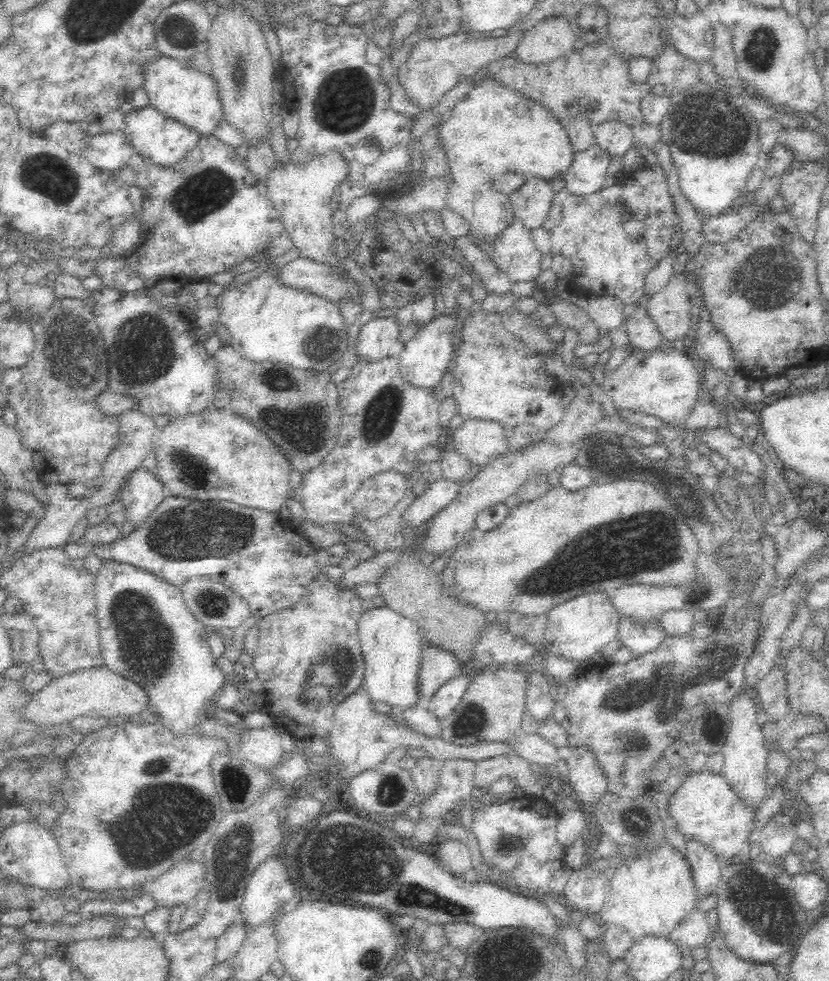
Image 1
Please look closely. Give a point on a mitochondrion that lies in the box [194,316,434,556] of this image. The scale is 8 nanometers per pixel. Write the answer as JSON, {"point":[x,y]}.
{"point":[302,422]}

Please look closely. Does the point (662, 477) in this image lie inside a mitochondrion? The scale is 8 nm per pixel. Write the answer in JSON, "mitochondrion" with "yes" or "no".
{"mitochondrion":"no"}

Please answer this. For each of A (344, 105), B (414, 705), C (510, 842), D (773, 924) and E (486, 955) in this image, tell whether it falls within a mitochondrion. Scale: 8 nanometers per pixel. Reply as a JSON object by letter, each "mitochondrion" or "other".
{"A":"mitochondrion","B":"other","C":"mitochondrion","D":"mitochondrion","E":"other"}

